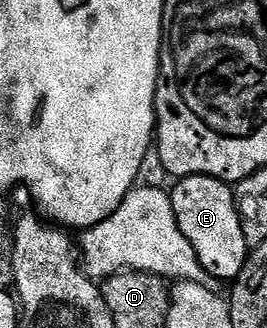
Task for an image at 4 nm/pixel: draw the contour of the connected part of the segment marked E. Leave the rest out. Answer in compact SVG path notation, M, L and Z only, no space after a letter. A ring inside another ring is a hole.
M210 176L183 177L174 184L169 192L174 215L180 230L191 241L205 274L211 278L235 280L250 250L242 234L233 188Z

